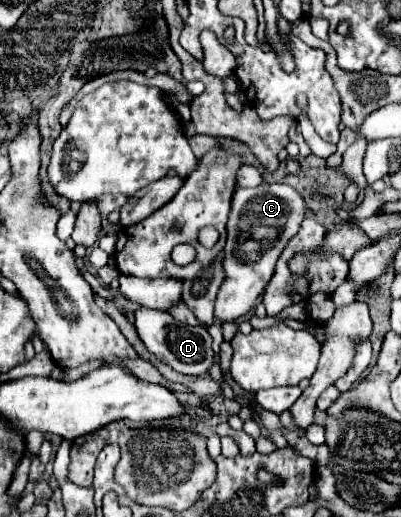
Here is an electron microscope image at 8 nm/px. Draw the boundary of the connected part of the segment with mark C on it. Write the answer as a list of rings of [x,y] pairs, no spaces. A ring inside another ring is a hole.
[[[263,183],[233,193],[225,245],[225,281],[215,301],[215,317],[219,321],[237,321],[253,309],[275,273],[279,255],[289,239],[299,231],[301,221],[305,219],[305,209],[307,205],[301,195],[285,183]]]

